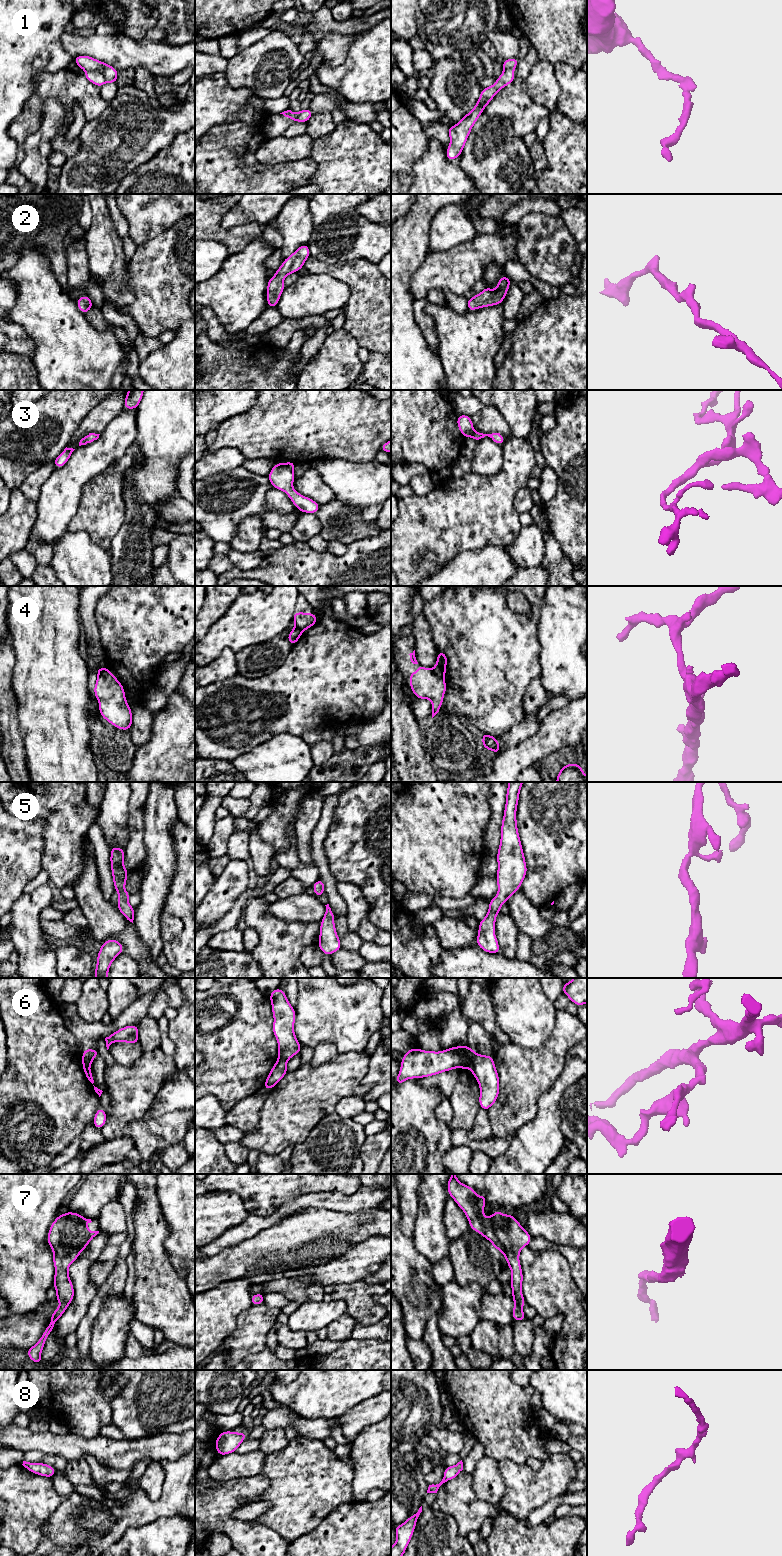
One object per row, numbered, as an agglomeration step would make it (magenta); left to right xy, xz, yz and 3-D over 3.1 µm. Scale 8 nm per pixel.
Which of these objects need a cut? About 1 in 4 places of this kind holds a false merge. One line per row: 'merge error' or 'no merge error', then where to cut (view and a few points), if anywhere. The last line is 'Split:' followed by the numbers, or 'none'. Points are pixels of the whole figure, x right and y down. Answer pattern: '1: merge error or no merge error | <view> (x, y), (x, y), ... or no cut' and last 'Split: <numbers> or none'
1: merge error | xy (87, 70), (100, 70), (105, 81)
2: no merge error | no cut
3: no merge error | no cut
4: merge error | yz (432, 669), (443, 678)
5: no merge error | no cut
6: merge error | yz (475, 1053), (470, 1067)
7: no merge error | no cut
8: no merge error | no cut
Split: 1, 4, 6

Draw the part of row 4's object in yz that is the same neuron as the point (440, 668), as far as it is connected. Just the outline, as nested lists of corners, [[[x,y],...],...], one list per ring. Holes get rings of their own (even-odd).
[[[438,651],[436,665],[433,668],[436,675],[445,677],[447,660],[447,655],[442,651]]]

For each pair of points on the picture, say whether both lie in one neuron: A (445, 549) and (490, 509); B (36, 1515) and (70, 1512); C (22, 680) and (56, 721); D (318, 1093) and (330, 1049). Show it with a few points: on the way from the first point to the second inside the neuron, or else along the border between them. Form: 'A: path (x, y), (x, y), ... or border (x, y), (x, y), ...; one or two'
A: path (456, 538), (479, 515); one
B: border (66, 1496), (48, 1520), (42, 1536); two
C: path (32, 690), (53, 711); one
D: border (338, 1053), (331, 1059), (316, 1066), (309, 1062); two

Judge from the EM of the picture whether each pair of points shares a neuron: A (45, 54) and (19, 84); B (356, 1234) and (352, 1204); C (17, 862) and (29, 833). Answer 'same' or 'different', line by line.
A: same
B: different
C: same

